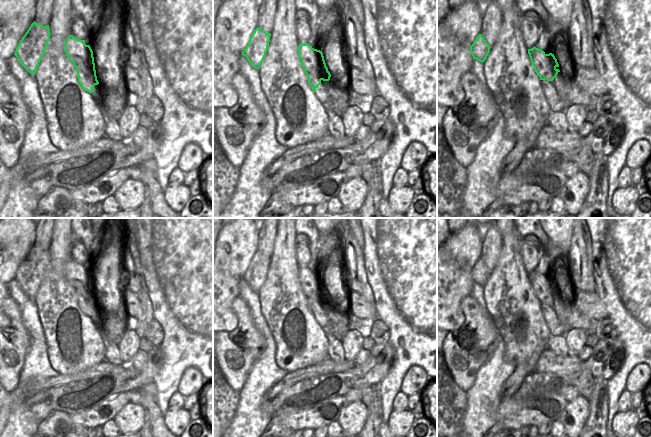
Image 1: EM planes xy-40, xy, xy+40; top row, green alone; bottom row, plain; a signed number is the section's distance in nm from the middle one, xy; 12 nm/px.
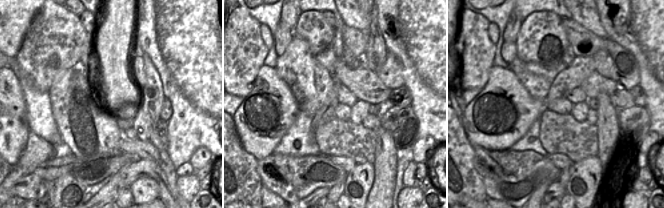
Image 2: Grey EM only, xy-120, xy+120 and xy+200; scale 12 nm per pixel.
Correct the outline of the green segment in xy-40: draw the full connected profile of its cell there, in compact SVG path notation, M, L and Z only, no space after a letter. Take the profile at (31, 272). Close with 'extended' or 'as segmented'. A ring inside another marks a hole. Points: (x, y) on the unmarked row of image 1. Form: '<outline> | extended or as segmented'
M35 245L20 264L14 279L29 297L36 298L49 264L49 249L43 250Z | as segmented

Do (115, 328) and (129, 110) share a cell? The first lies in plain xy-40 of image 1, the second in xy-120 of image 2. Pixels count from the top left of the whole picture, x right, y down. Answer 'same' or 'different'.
same

